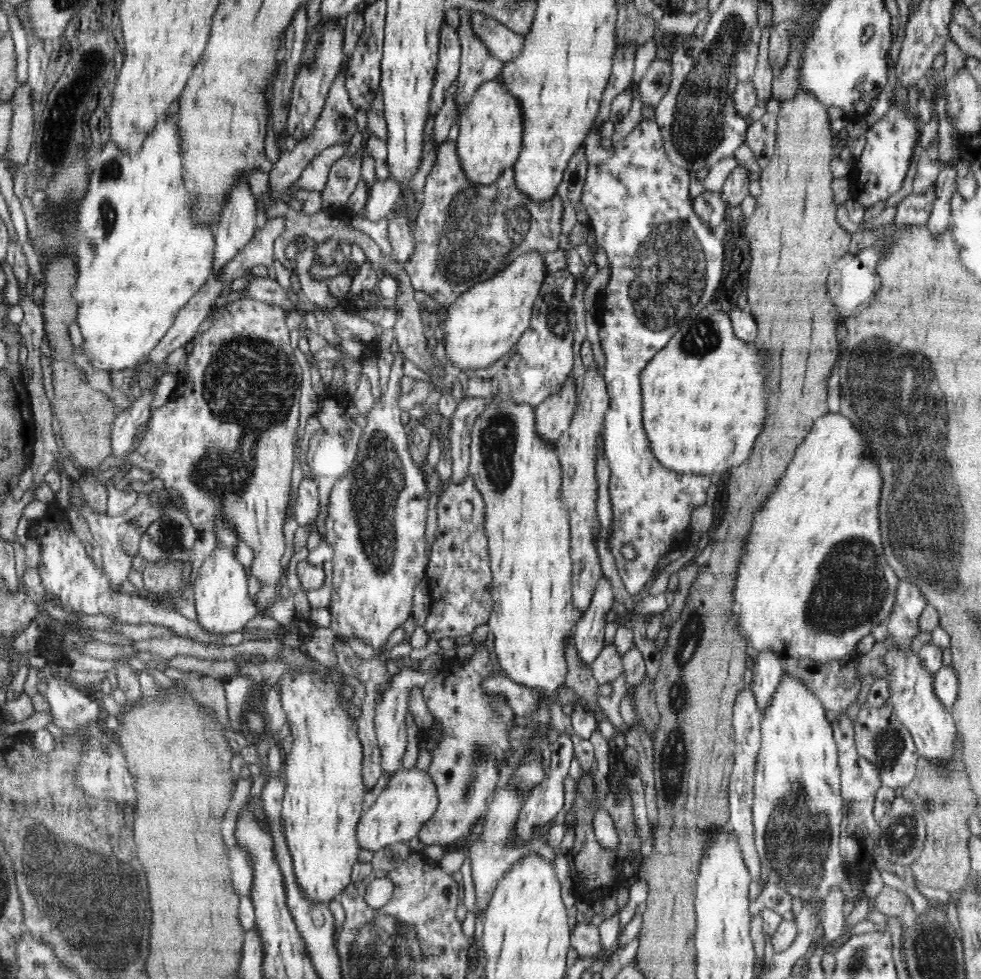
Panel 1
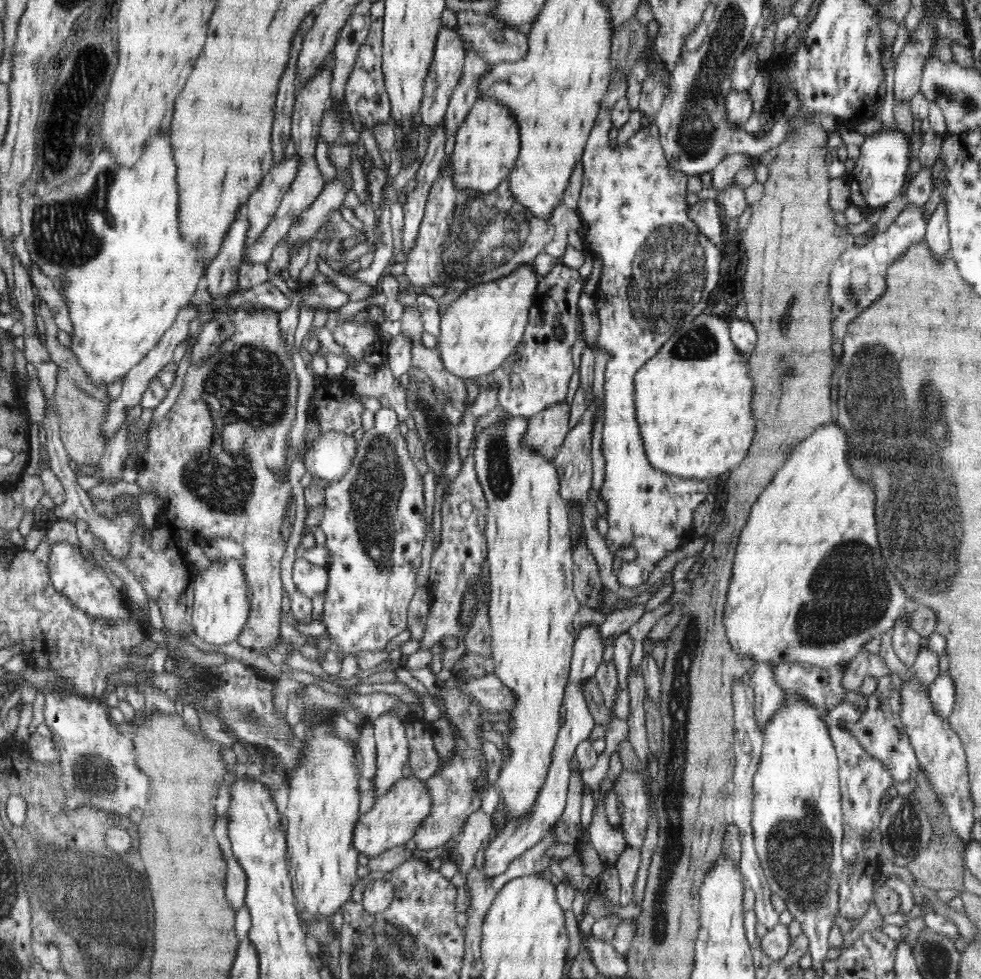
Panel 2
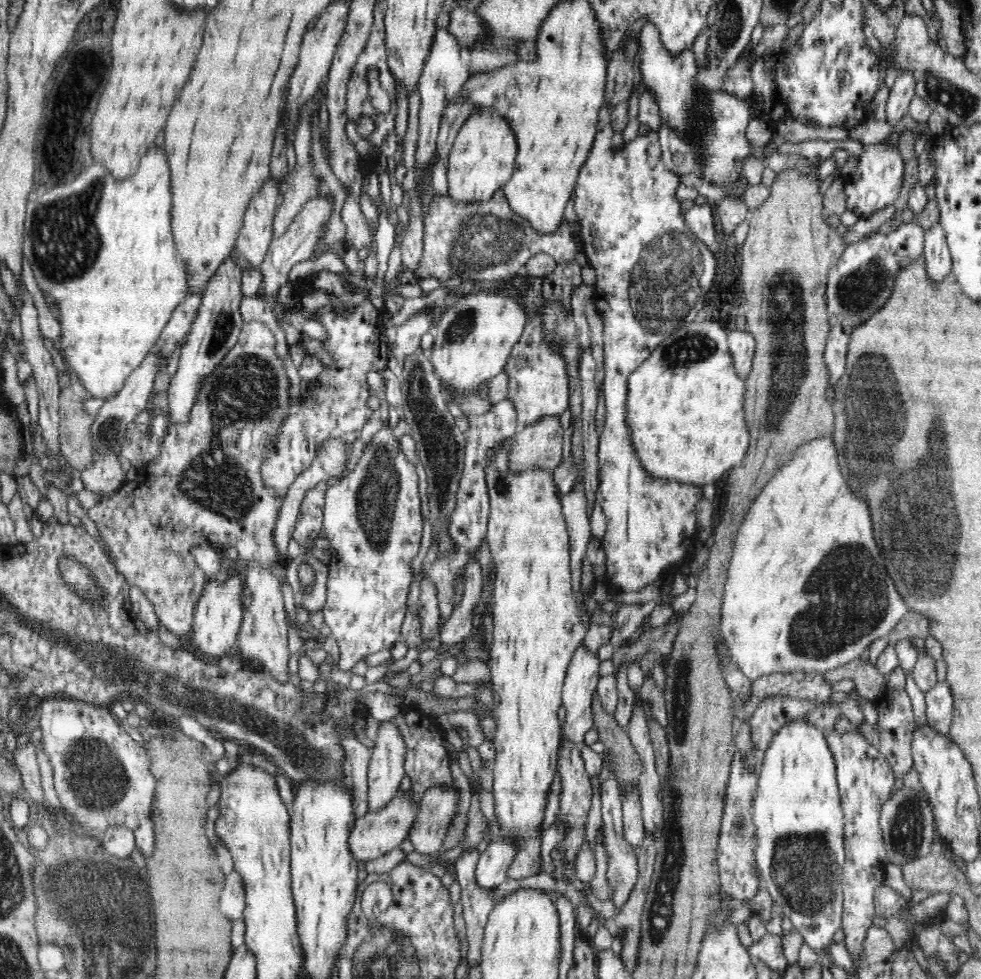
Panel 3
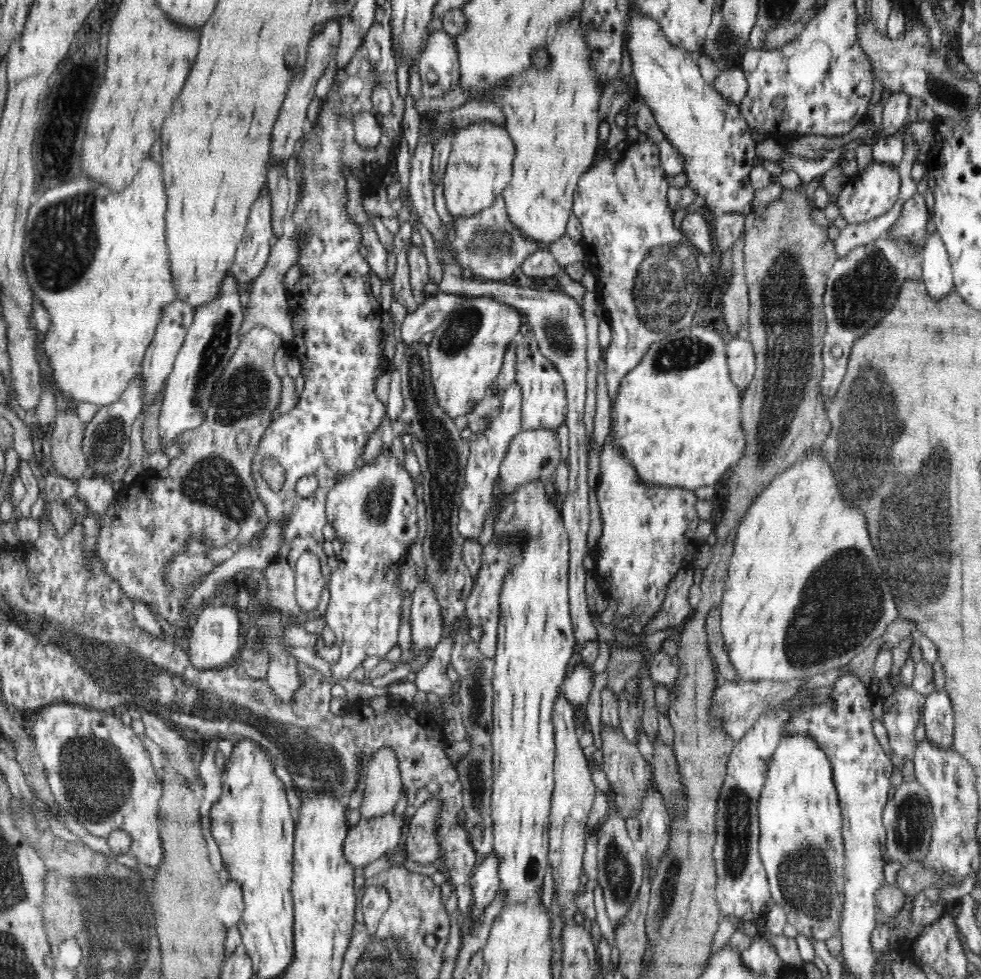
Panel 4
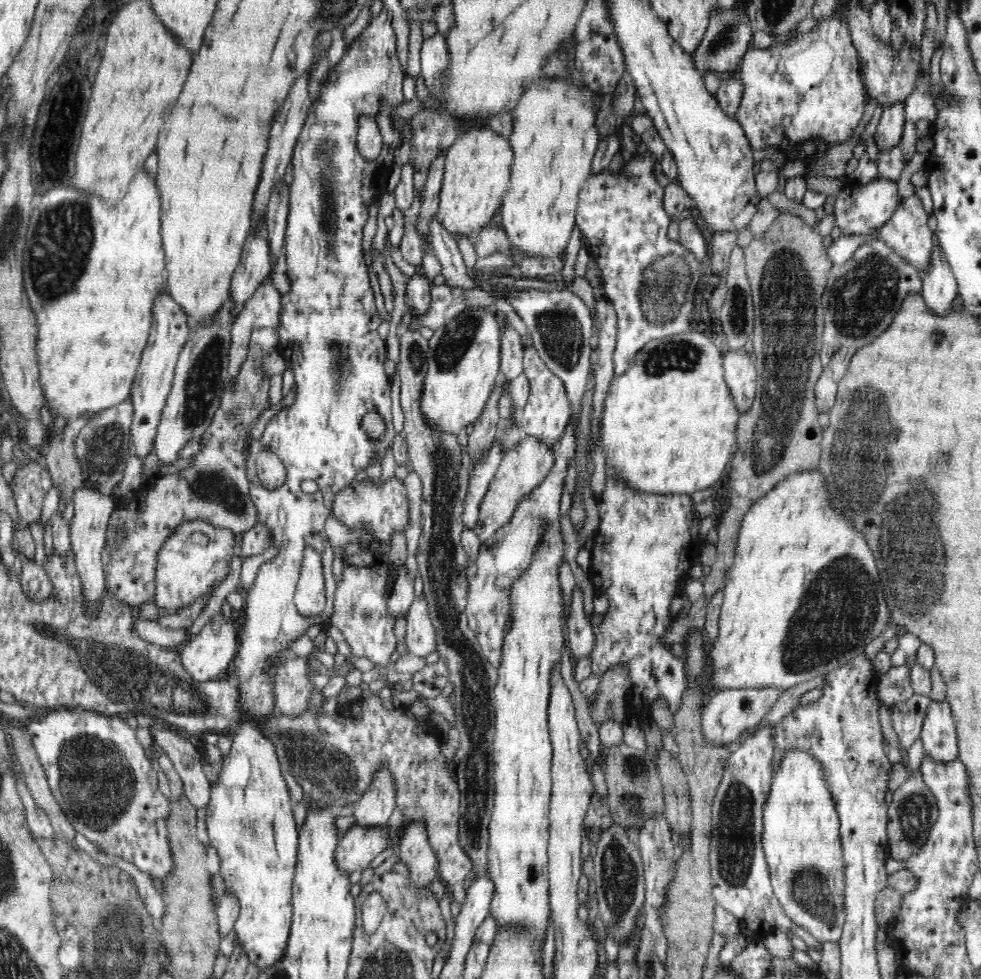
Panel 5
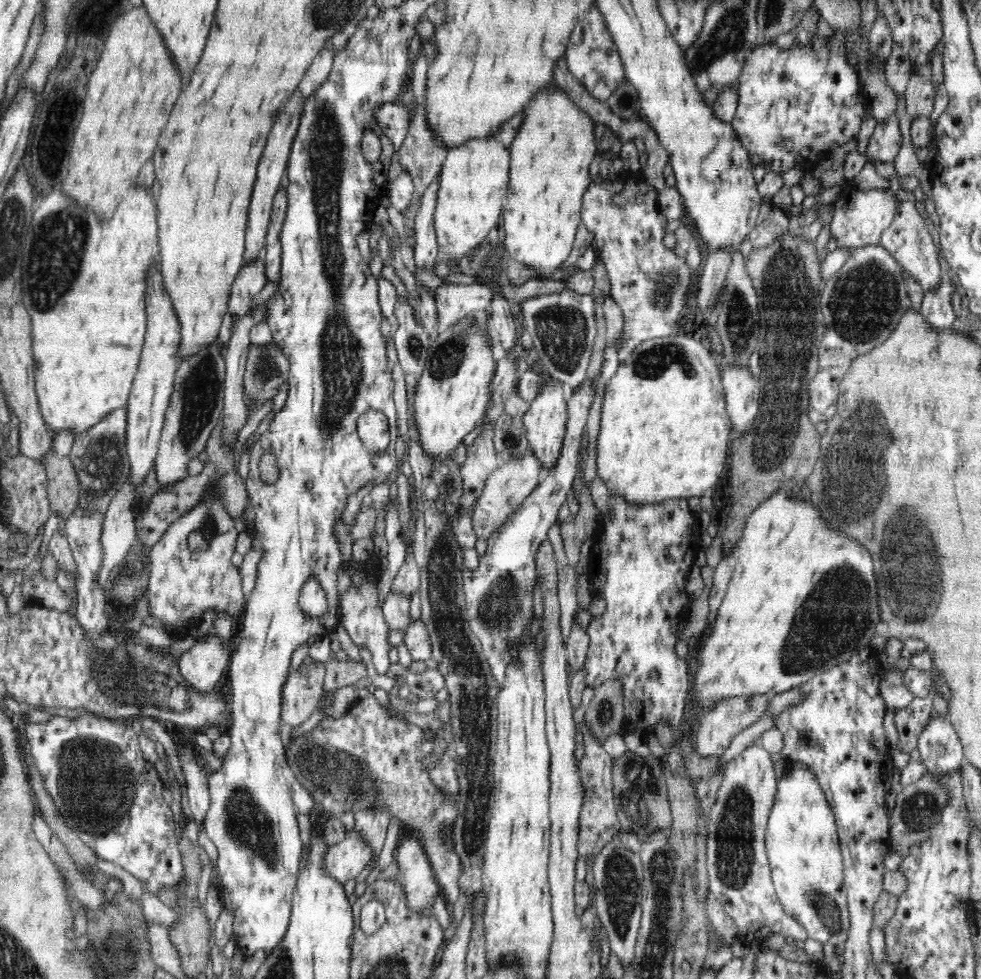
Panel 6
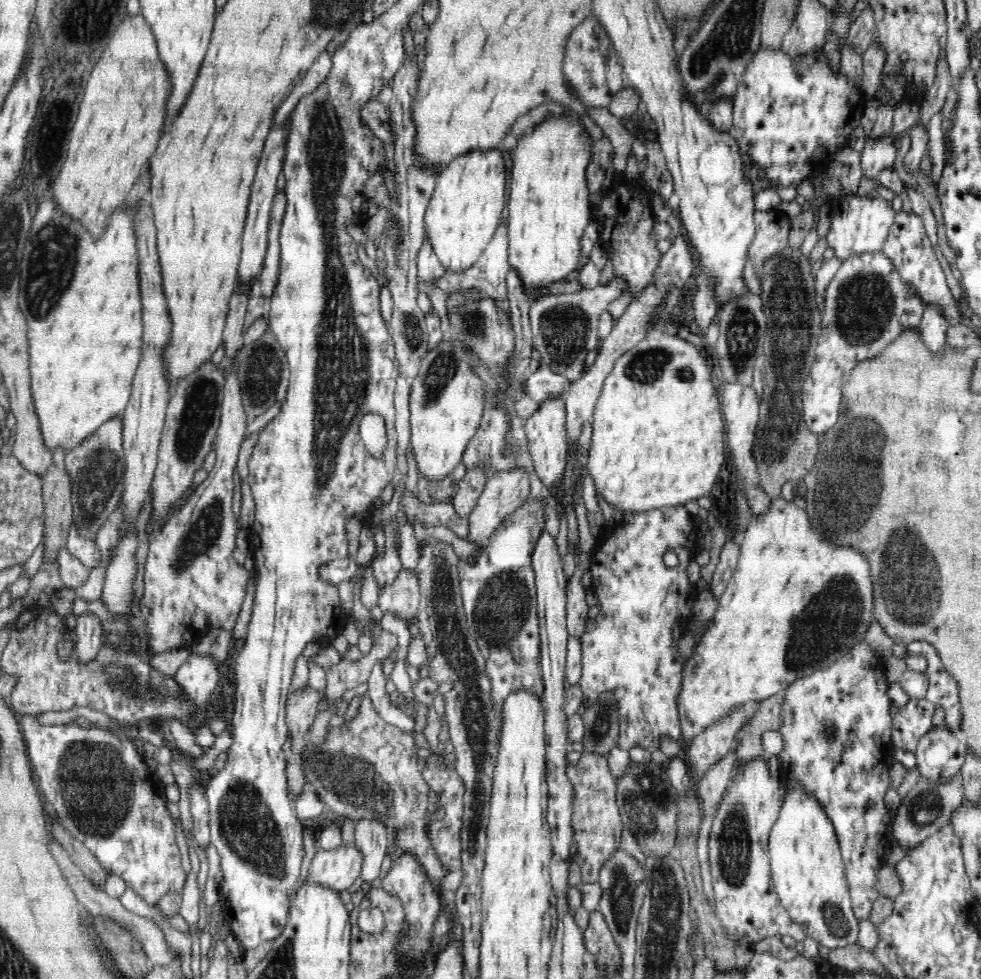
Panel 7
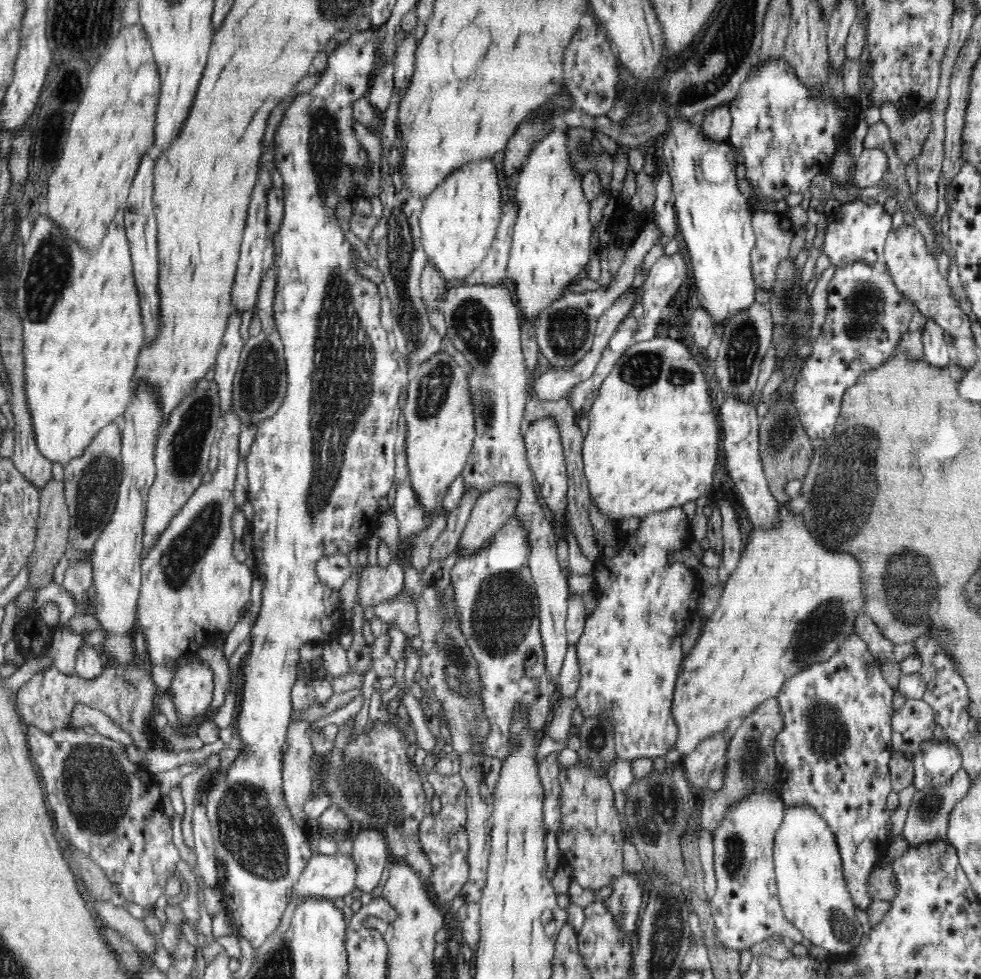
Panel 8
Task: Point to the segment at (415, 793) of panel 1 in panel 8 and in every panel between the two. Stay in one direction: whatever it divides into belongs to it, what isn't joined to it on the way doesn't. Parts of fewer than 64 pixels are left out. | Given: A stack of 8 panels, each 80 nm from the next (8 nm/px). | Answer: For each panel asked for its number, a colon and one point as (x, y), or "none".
2: (392, 821)
3: (377, 832)
4: (368, 839)
5: (356, 849)
6: (345, 860)
7: (336, 869)
8: (332, 876)

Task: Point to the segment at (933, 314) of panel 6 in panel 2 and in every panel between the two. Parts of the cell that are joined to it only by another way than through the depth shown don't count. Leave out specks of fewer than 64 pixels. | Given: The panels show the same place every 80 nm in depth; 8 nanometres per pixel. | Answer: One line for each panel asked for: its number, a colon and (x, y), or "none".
2: (937, 234)
3: (937, 258)
4: (936, 271)
5: (940, 287)

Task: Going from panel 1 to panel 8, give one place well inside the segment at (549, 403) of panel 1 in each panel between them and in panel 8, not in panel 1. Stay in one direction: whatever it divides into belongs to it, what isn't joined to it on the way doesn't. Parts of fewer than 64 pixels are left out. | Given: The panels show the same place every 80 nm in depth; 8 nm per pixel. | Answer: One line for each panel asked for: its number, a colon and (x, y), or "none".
2: (547, 429)
3: (538, 445)
4: (533, 454)
5: (522, 469)
6: (508, 486)
7: (506, 491)
8: (494, 508)

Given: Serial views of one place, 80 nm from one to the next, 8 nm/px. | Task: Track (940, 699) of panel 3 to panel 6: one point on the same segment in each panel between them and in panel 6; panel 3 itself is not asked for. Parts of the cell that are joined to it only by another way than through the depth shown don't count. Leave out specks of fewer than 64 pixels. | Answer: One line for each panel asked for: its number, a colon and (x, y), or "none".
4: (939, 723)
5: (939, 737)
6: (941, 751)

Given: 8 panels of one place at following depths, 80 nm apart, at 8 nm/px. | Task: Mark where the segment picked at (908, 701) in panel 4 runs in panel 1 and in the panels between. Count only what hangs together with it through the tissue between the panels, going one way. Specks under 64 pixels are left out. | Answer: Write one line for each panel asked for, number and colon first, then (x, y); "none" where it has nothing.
1: (880, 738)
2: (879, 730)
3: (892, 738)

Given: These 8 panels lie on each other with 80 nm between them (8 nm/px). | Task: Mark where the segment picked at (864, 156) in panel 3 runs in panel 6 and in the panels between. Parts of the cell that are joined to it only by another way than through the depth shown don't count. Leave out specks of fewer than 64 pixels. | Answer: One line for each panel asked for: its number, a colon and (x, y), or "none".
4: (871, 193)
5: (858, 210)
6: (860, 217)

